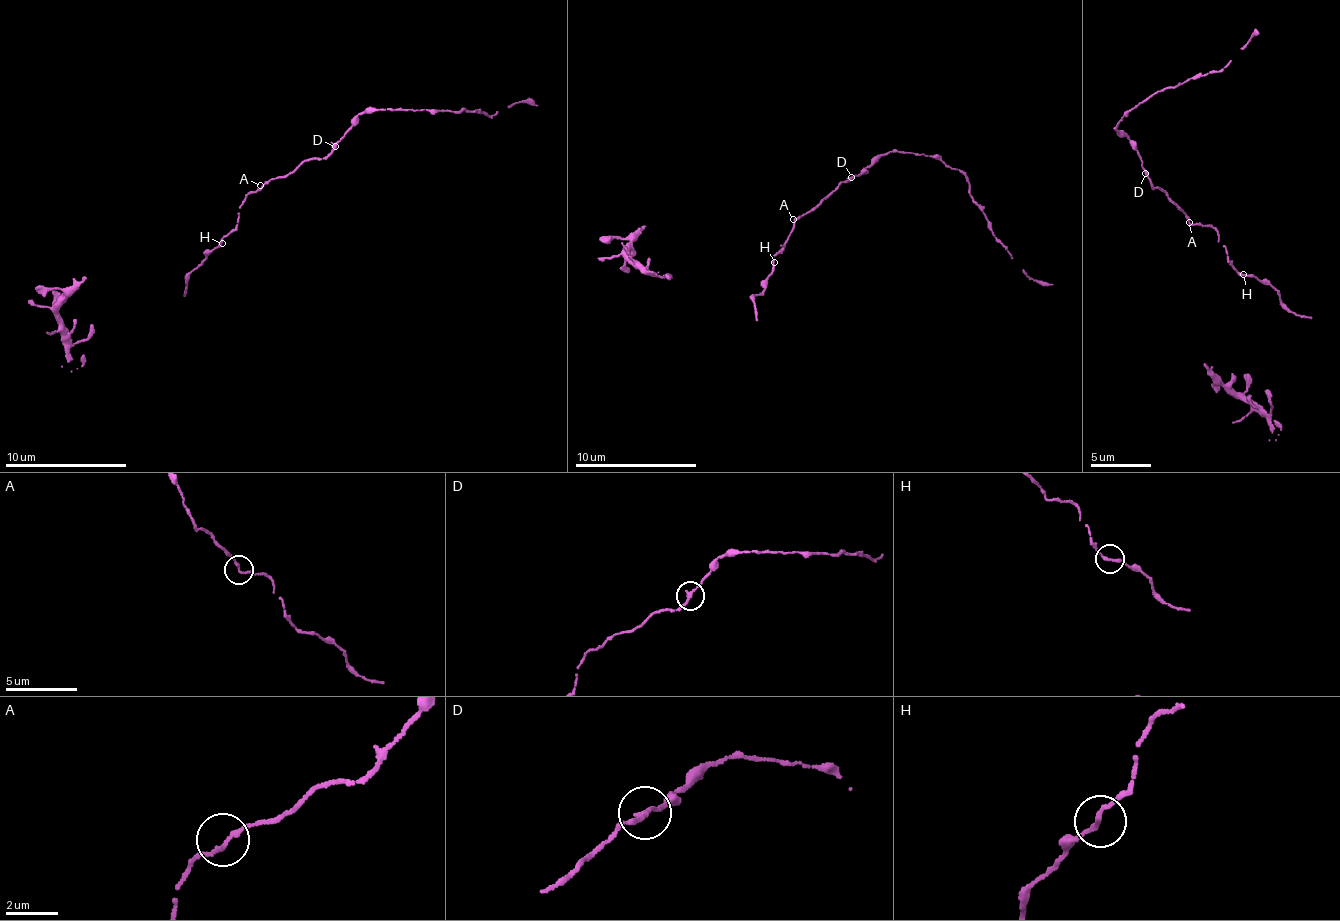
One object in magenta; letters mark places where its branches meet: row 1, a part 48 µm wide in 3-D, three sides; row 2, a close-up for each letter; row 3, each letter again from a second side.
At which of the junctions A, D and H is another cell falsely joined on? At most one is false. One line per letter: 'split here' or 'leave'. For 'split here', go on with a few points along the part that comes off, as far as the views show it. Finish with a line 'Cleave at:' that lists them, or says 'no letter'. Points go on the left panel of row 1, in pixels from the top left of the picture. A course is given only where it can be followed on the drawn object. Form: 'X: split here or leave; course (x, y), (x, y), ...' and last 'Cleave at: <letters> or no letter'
A: leave
D: leave
H: leave
Cleave at: no letter

